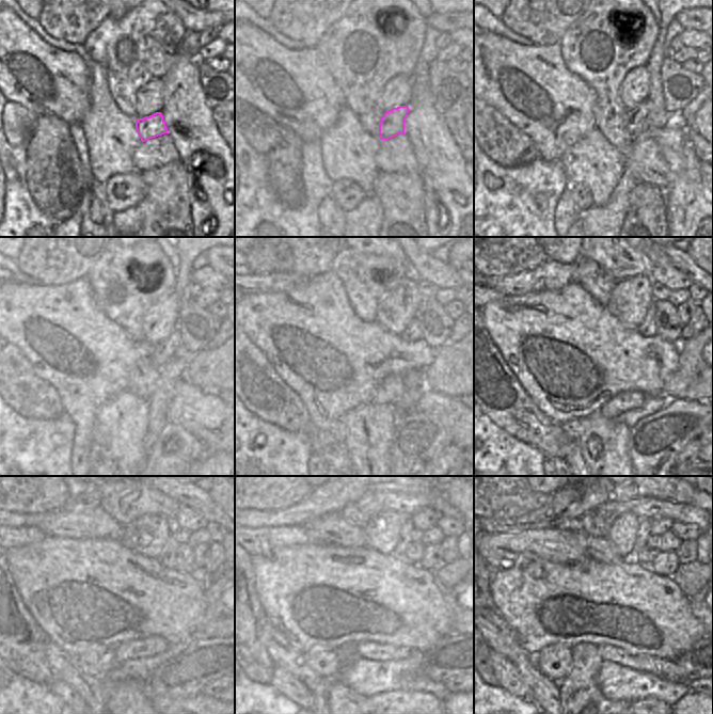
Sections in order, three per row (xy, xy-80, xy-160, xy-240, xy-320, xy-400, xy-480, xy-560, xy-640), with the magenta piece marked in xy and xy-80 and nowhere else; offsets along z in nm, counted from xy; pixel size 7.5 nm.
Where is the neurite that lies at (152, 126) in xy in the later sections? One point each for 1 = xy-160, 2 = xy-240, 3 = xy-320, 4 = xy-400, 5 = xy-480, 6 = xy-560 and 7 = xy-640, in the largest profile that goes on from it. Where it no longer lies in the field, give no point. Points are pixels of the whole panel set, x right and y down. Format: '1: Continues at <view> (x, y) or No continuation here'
1: Continues at xy-160 (634, 118)
2: Continues at xy-240 (164, 350)
3: Continues at xy-320 (413, 332)
4: Continues at xy-400 (647, 328)
5: Continues at xy-480 (168, 557)
6: Continues at xy-560 (407, 528)
7: Continues at xy-640 (644, 526)

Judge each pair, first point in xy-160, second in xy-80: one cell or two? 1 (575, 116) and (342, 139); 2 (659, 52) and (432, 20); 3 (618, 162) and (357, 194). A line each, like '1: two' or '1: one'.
1: two
2: two
3: two

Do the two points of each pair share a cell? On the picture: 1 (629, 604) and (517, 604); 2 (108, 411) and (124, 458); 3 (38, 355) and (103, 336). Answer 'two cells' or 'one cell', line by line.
1: one cell
2: one cell
3: one cell

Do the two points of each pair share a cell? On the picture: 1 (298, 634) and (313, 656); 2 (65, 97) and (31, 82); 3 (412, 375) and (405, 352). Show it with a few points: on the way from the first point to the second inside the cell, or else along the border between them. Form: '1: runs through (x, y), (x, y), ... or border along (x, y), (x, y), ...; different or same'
1: border along (334, 650), (330, 648), (311, 648), (305, 653); different
2: runs through (57, 89), (50, 82), (40, 82); same
3: border along (423, 369), (410, 368), (402, 375); different

